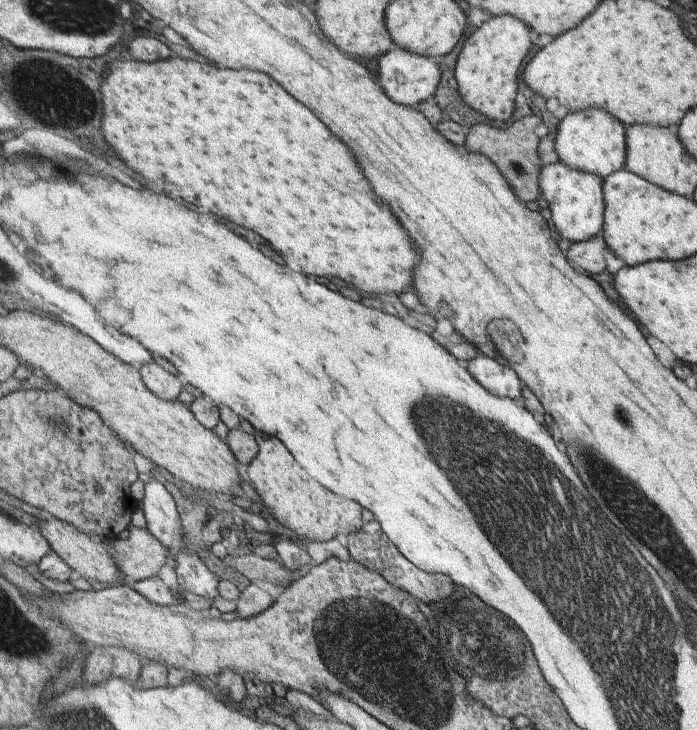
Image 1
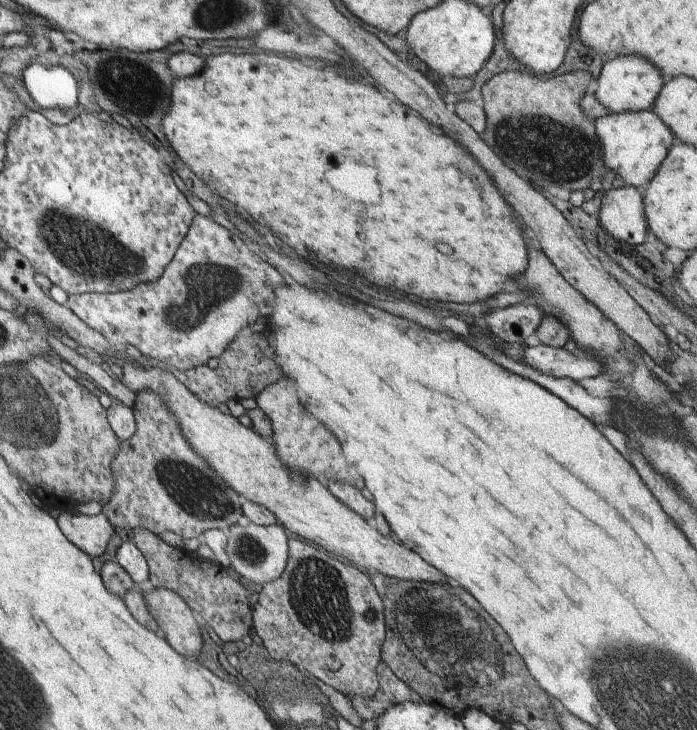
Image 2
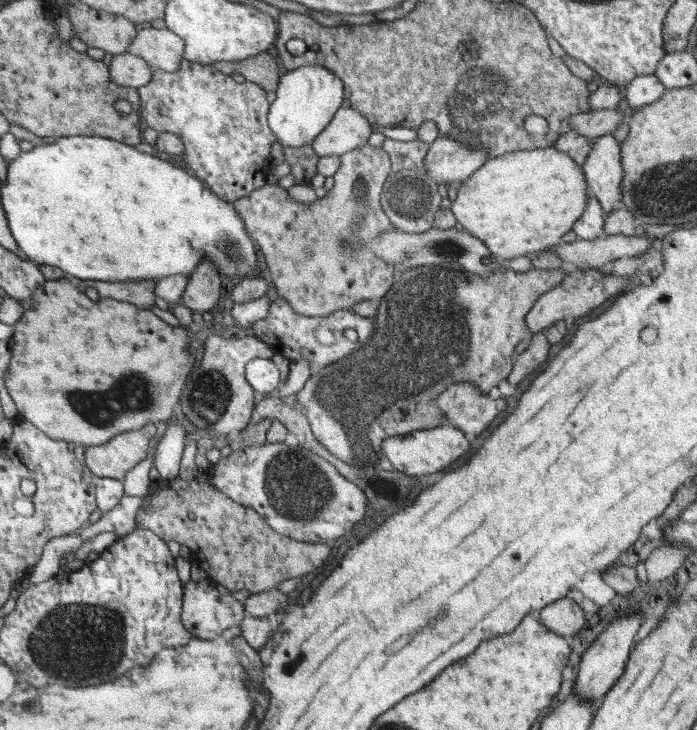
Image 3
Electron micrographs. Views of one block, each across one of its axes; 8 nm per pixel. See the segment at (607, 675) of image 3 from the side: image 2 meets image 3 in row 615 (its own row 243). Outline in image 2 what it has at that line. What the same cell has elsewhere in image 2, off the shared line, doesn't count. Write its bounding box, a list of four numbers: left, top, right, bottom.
[596,185,648,245]

